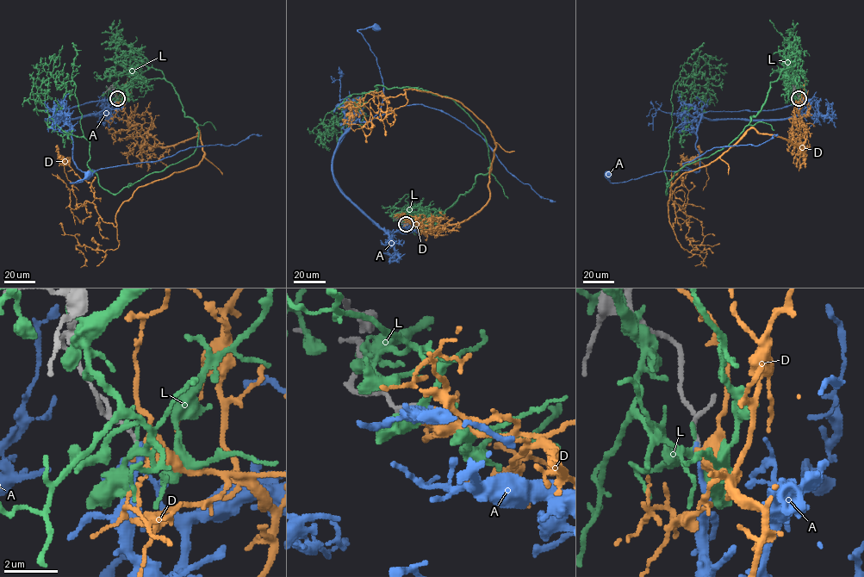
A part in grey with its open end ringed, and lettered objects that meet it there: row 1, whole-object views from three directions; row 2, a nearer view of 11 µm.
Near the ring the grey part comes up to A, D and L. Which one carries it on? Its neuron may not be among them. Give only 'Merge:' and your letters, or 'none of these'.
Merge: D

